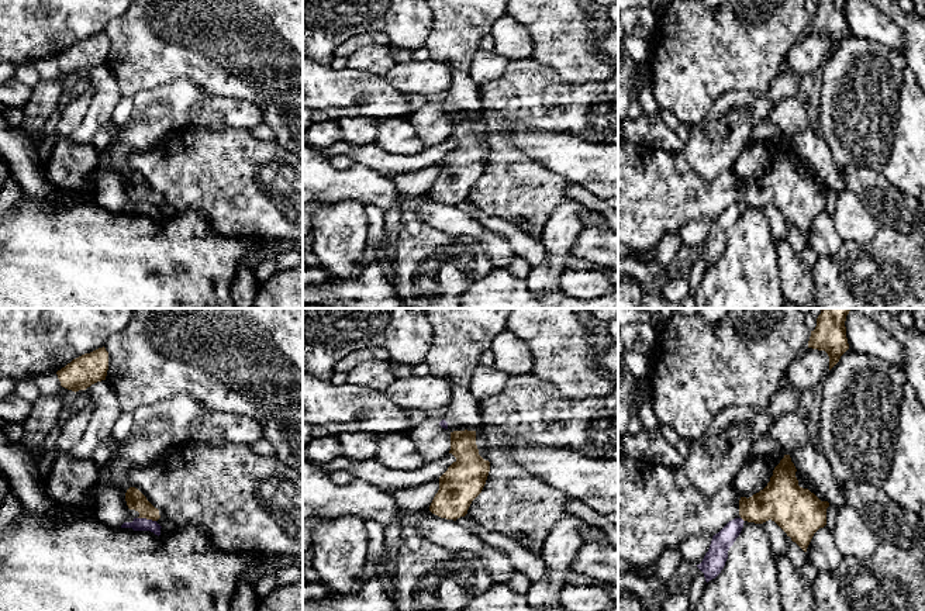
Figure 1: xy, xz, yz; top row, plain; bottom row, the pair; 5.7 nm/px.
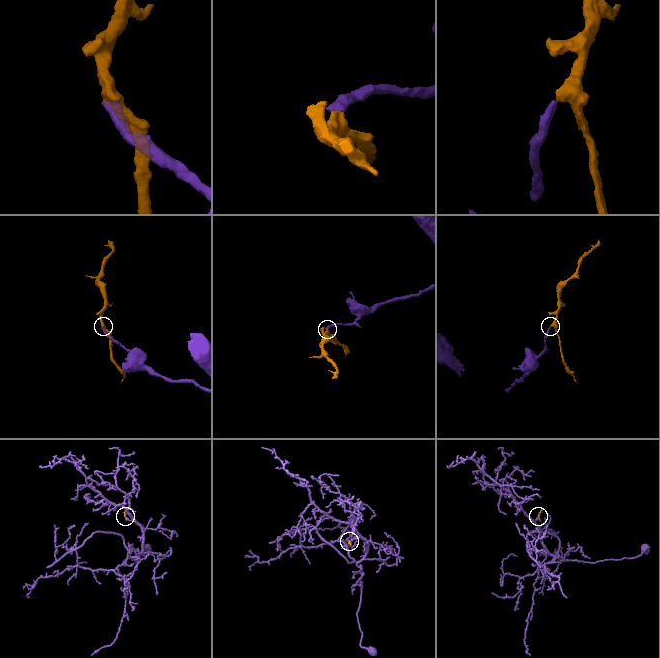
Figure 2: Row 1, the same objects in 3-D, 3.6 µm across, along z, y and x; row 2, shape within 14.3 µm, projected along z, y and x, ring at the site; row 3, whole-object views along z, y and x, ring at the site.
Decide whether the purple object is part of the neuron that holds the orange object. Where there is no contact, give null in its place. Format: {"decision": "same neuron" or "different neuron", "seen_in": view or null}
{"decision": "different neuron", "seen_in": "xy"}

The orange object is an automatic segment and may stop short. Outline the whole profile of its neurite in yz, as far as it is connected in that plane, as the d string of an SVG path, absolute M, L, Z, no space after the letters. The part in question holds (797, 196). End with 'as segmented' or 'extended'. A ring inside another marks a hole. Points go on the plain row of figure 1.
M618 138L618 241L634 251L652 251L665 234L679 232L690 221L714 221L735 203L755 208L772 204L807 237L814 218L826 210L829 187L800 172L795 156L790 139L784 139L767 170L752 182L739 182L731 172L705 182L683 153Z; extended

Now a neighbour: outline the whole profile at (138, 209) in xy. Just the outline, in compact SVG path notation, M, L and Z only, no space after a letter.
M100 159L96 170L94 201L113 213L132 213L134 215L151 215L161 220L161 210L146 203L134 203L127 186L125 172L118 169L110 159Z

